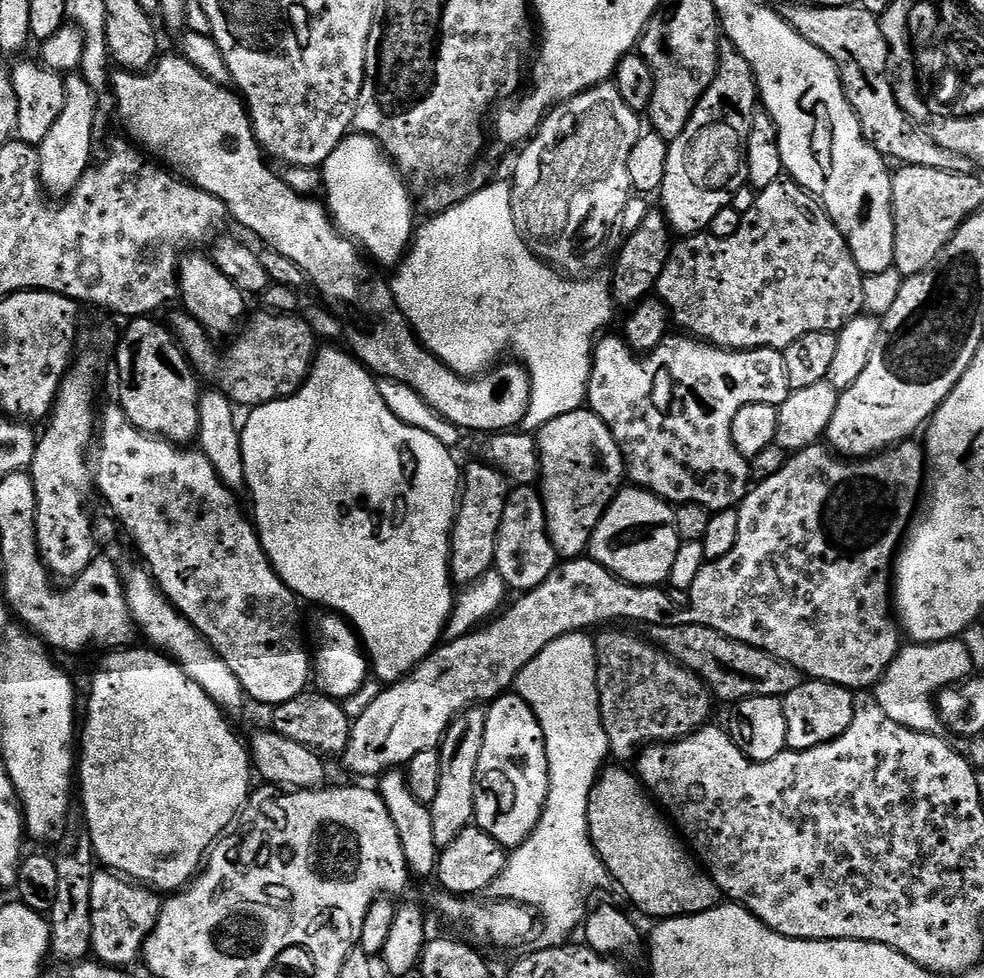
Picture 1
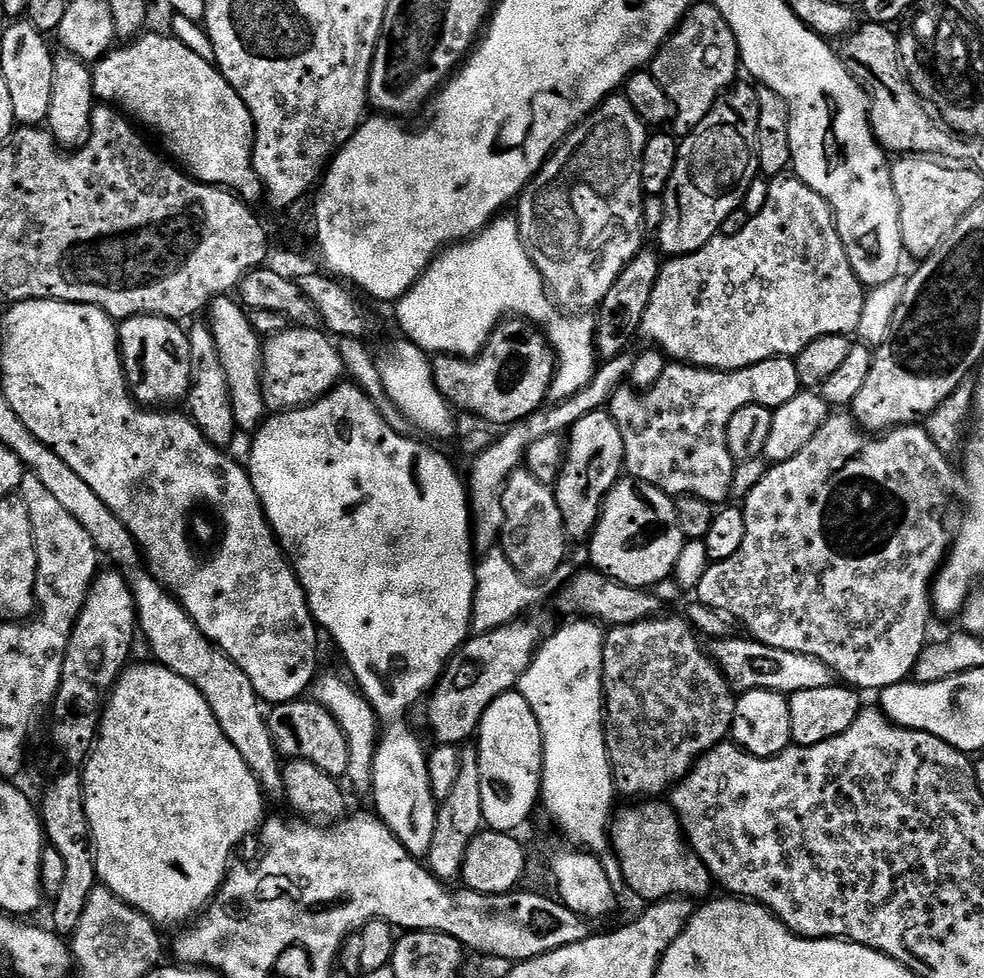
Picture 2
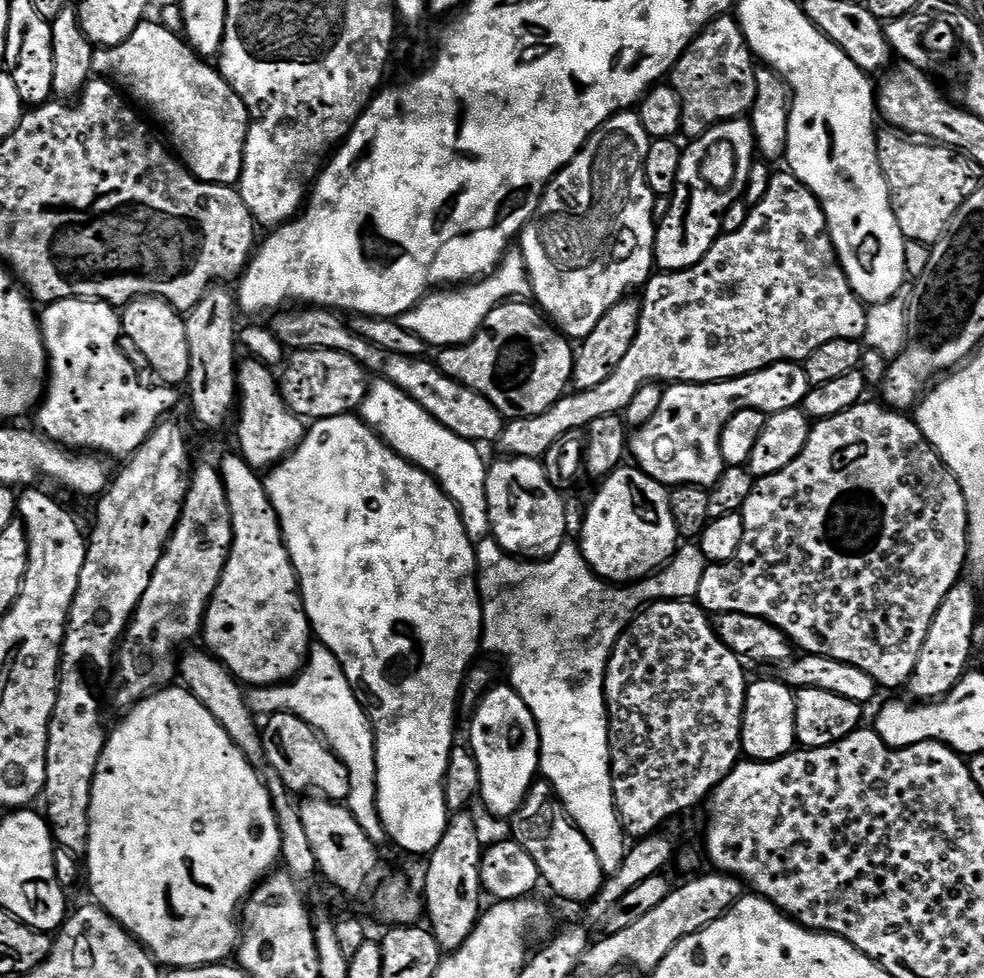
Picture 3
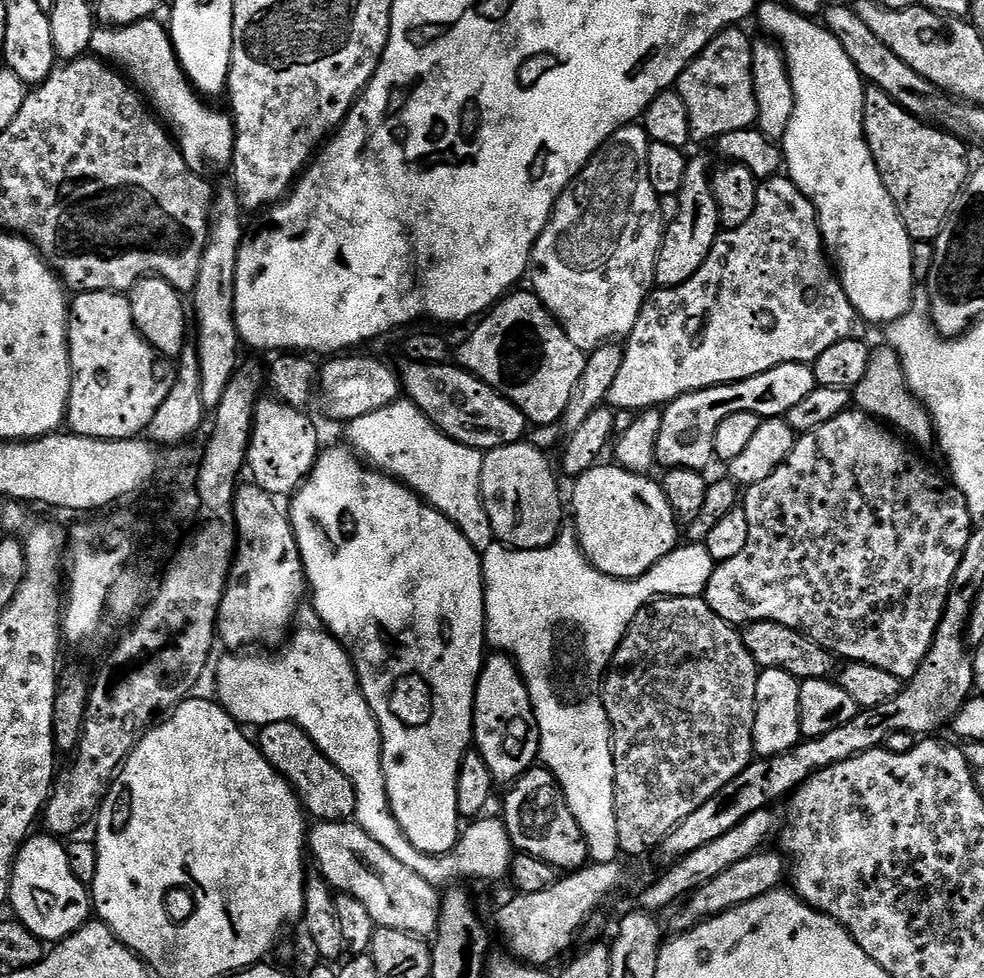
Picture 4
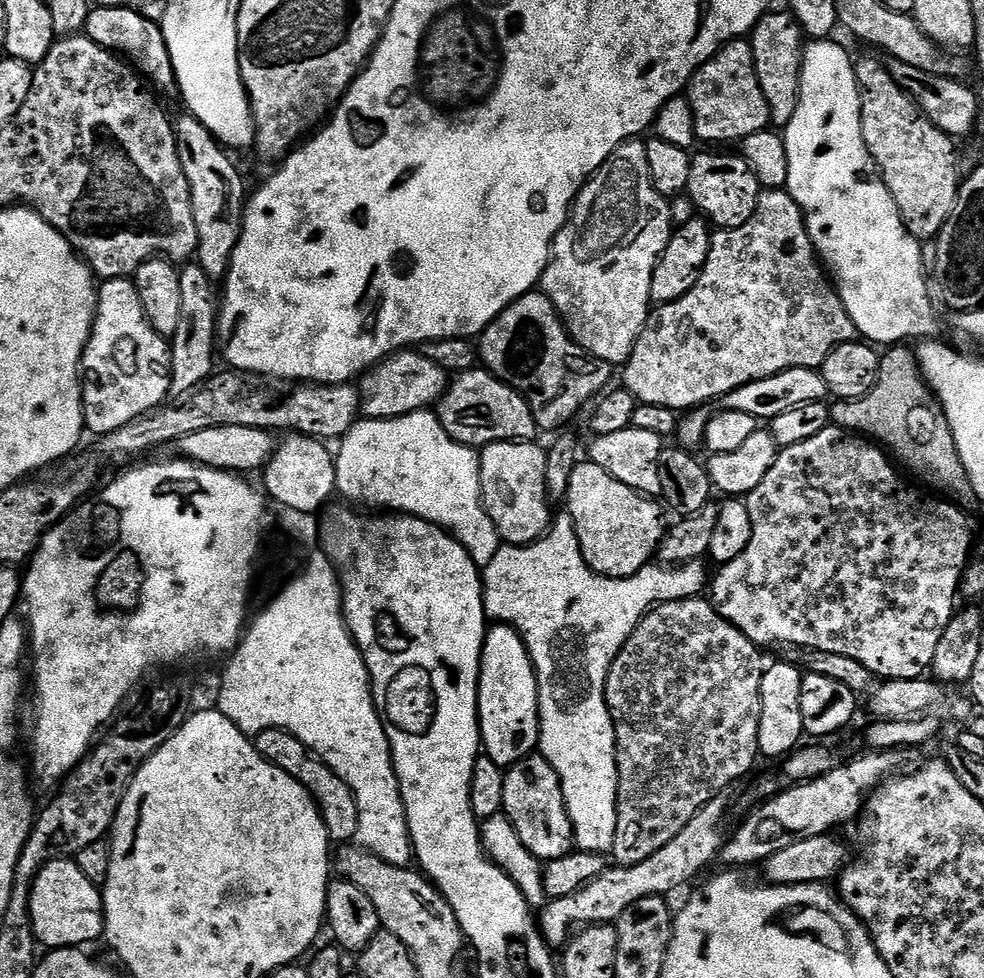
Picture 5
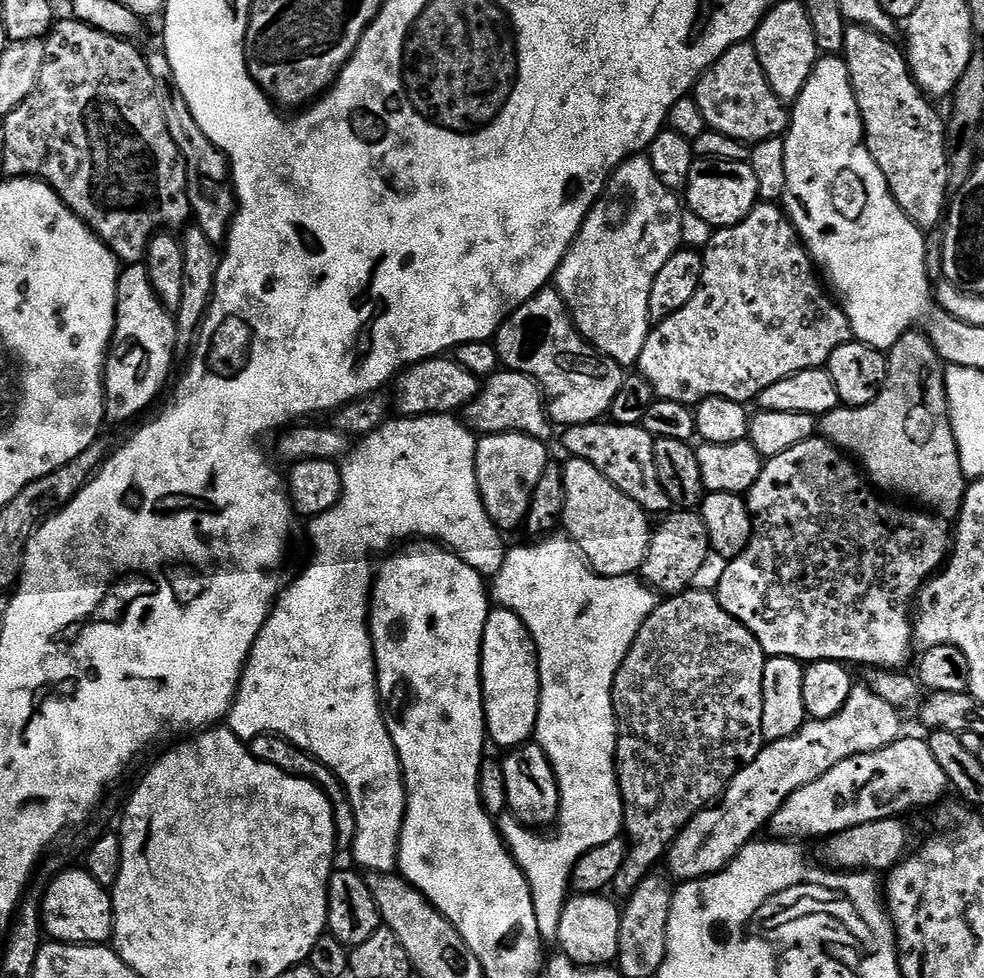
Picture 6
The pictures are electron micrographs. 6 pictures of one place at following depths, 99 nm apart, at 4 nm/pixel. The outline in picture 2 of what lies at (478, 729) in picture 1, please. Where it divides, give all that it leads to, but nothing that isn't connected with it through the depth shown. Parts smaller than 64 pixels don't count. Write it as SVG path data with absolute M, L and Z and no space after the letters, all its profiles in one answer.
M475 747L460 748L460 765L458 778L450 789L450 798L439 801L434 822L434 838L430 838L430 850L426 857L426 867L437 880L454 882L460 880L462 862L466 858L466 850L470 842L485 827L482 814L482 770L480 754Z

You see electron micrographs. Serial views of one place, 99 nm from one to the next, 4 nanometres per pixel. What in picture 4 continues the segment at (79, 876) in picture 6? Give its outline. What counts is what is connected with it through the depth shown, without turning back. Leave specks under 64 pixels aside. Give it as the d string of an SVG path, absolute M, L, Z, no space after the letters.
M29 835L24 841L12 867L12 885L8 888L10 908L16 911L15 919L39 940L59 942L87 924L93 915L90 888L74 878L70 858L66 858L66 847L57 837L36 835Z

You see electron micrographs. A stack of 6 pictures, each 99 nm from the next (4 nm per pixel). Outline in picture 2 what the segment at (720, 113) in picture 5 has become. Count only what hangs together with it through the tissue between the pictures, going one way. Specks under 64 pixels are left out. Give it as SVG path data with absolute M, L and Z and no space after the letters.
M697 2L684 15L684 19L681 20L676 31L669 36L667 42L656 52L656 57L653 58L650 65L652 76L658 82L658 86L662 86L666 98L672 103L674 125L676 124L674 132L677 137L687 136L694 130L694 126L698 126L698 122L702 122L702 118L706 118L706 114L710 114L716 99L726 89L737 83L736 71L739 73L741 68L740 47L734 38L734 30L730 30L730 22L726 22L726 18L722 18L715 3Z

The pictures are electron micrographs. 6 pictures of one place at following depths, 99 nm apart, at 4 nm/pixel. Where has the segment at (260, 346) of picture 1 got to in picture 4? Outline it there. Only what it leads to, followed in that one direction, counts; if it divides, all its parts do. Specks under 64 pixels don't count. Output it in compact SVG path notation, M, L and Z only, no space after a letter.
M336 354L328 365L318 372L318 392L324 395L324 408L332 420L347 422L354 418L362 418L362 414L370 414L374 410L382 410L382 406L392 404L401 399L401 377L397 369L392 369L384 360L375 360L372 356L356 356L360 354Z

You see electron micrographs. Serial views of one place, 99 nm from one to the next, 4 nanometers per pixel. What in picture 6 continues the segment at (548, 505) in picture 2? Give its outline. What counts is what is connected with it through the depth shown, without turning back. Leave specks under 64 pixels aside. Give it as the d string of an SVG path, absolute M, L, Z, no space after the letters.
M507 432L497 436L480 436L476 446L476 477L486 514L501 530L516 528L525 523L530 510L530 498L542 470L550 463L549 445L533 436Z

